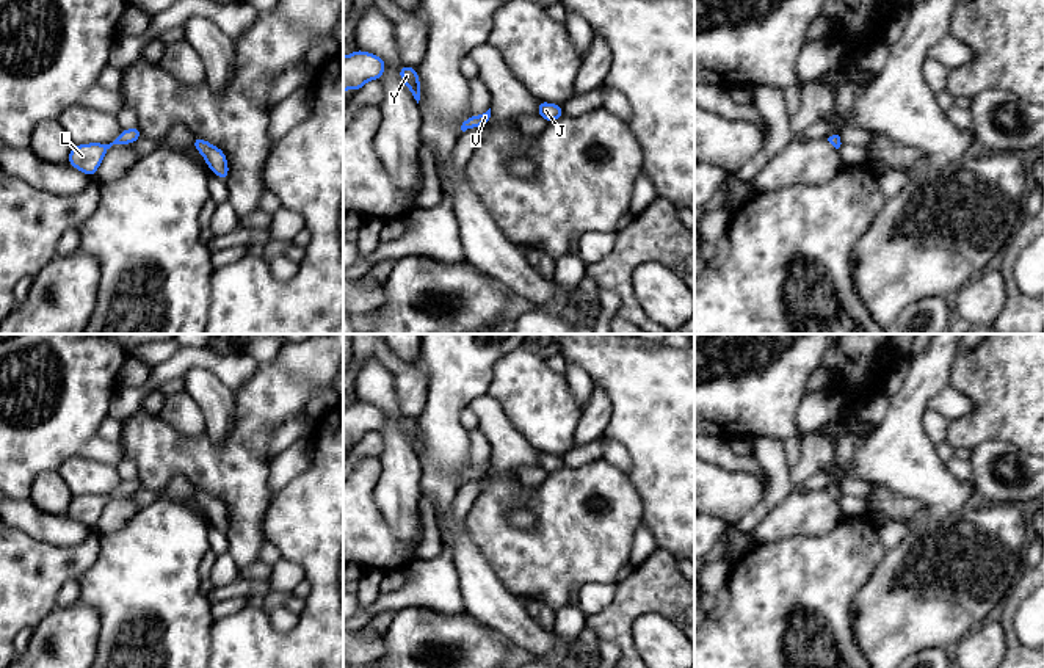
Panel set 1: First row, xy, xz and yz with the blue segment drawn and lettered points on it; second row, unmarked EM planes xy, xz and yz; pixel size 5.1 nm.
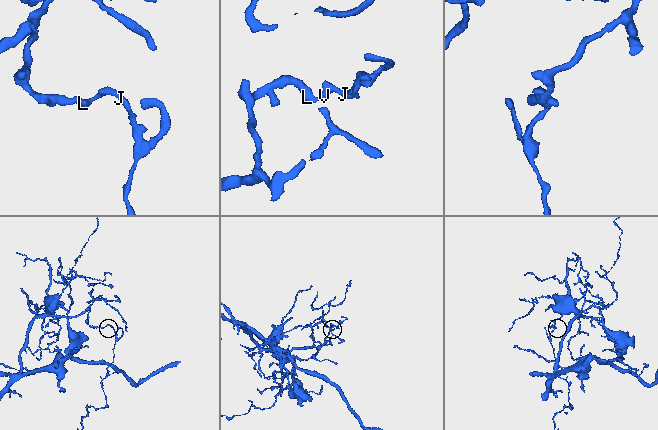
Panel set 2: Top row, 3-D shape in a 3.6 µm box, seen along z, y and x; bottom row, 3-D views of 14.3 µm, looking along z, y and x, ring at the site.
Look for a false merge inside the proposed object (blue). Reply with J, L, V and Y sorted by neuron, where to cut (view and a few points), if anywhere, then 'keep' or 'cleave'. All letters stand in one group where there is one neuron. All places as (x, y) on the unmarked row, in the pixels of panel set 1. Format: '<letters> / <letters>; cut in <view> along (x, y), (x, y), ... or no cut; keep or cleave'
J L V Y; no cut; keep

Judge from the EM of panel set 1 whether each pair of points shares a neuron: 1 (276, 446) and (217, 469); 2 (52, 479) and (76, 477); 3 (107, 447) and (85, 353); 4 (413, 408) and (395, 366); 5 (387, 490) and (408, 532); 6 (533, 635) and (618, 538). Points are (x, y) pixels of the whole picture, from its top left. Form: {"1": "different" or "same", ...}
{"1": "different", "2": "different", "3": "same", "4": "same", "5": "same", "6": "different"}

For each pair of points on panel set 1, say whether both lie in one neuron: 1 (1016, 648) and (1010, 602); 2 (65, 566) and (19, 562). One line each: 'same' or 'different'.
1: same
2: same

